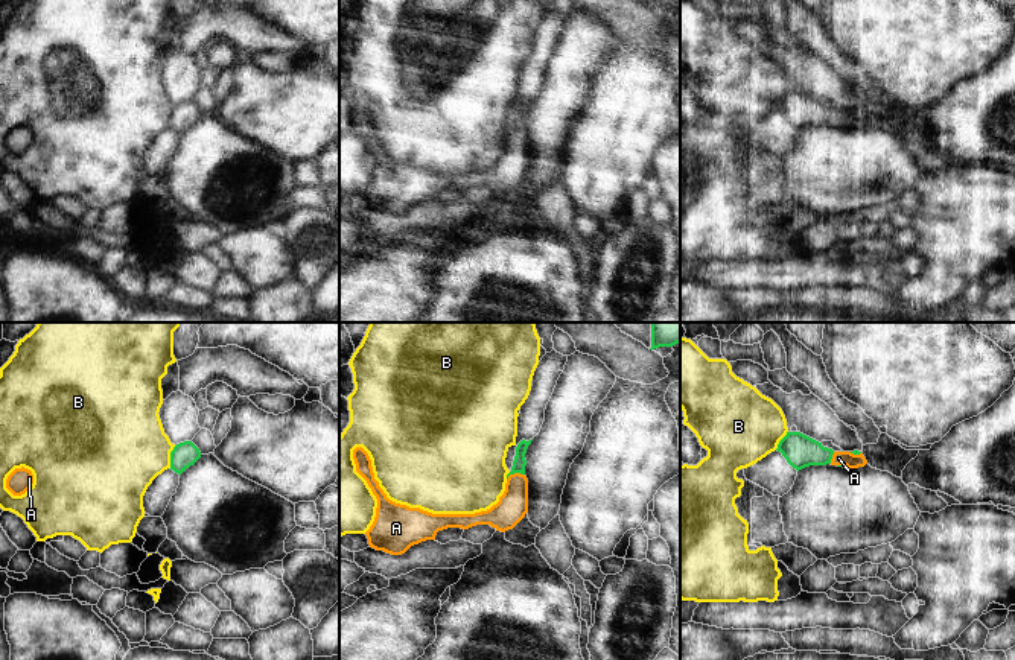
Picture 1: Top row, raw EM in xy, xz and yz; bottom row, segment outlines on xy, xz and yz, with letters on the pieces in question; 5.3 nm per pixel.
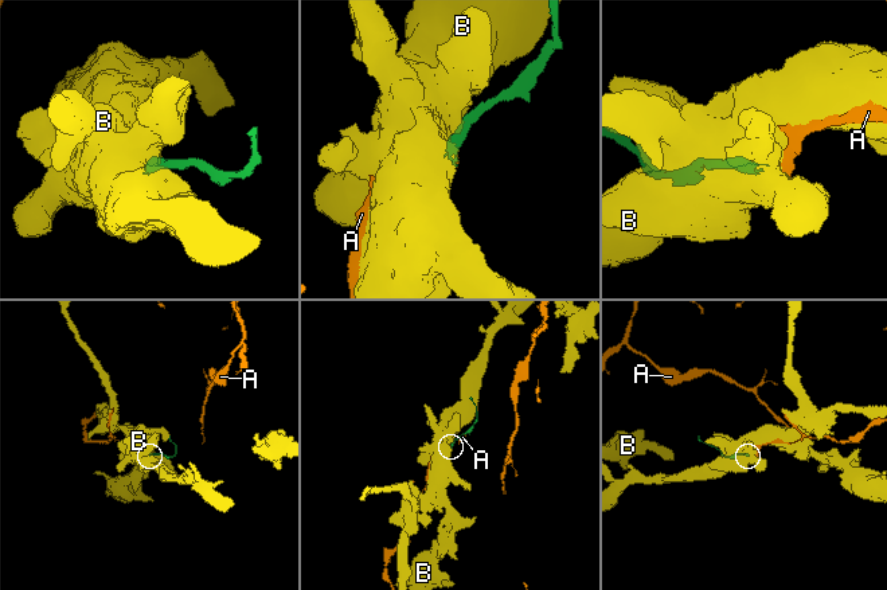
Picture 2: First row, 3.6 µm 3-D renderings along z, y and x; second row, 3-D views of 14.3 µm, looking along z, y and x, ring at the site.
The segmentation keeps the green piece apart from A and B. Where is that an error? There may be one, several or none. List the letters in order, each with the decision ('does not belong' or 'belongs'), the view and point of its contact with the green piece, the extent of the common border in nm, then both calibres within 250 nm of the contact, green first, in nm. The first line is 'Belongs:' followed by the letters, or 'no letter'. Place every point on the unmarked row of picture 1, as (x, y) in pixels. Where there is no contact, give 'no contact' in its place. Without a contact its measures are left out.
Belongs: A
A: belongs | xz (515, 131) | 100 nm | 70/160 nm
B: does not belong | xy (171, 116) | 120 nm | 130/440 nm

